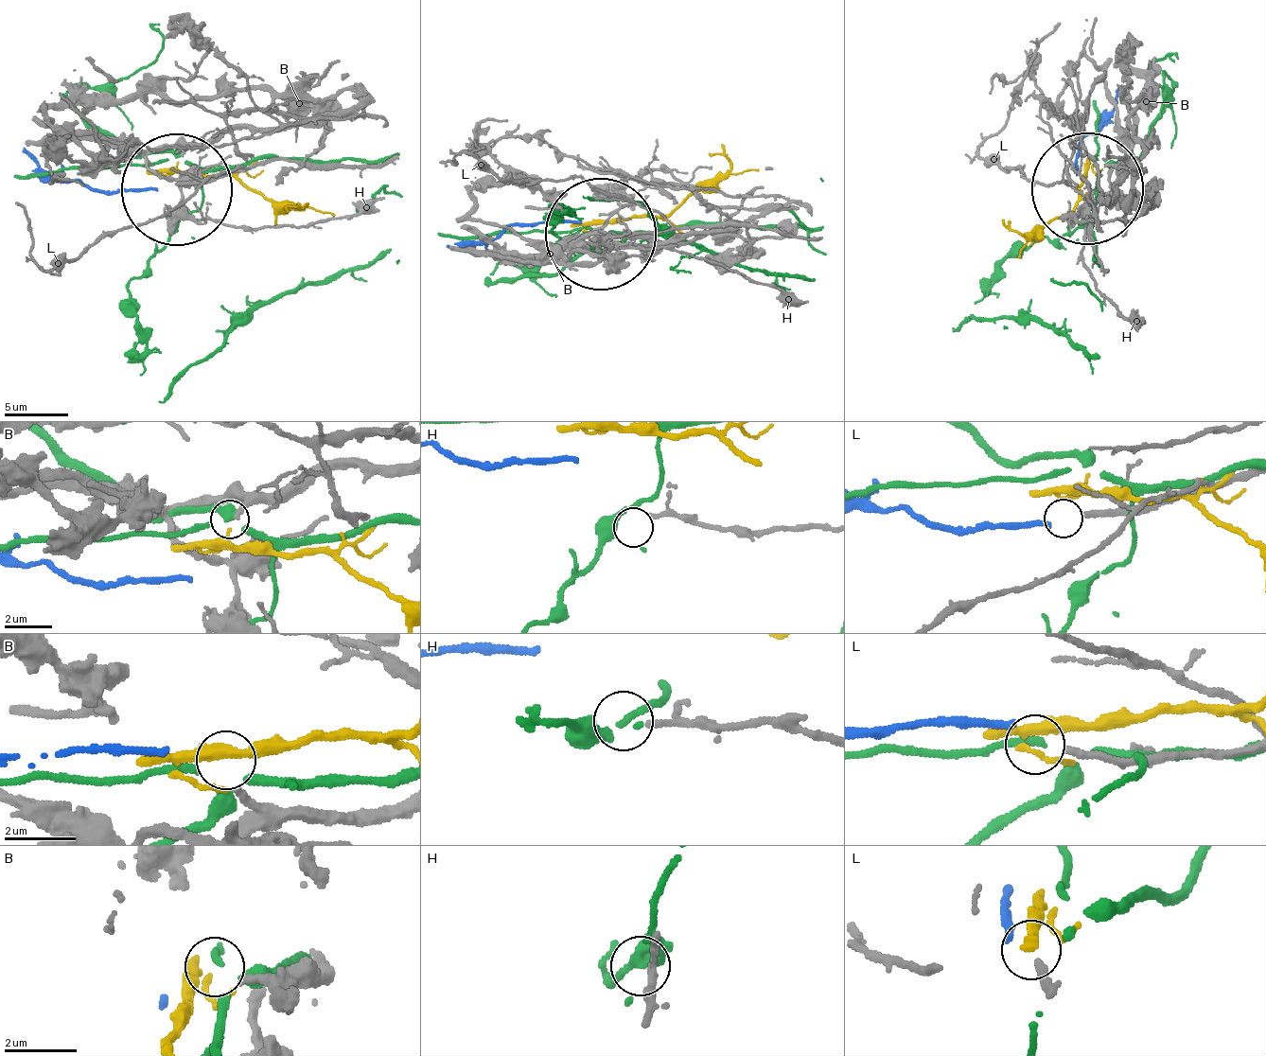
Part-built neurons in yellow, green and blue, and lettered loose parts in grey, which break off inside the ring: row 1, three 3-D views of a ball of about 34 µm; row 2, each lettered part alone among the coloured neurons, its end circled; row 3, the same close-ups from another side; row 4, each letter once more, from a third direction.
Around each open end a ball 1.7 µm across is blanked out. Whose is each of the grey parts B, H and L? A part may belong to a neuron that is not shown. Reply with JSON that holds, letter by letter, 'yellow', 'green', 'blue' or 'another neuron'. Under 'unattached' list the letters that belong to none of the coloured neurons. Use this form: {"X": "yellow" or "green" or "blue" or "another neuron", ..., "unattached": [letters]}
{"B": "another neuron", "H": "another neuron", "L": "blue", "unattached": ["B", "H"]}

